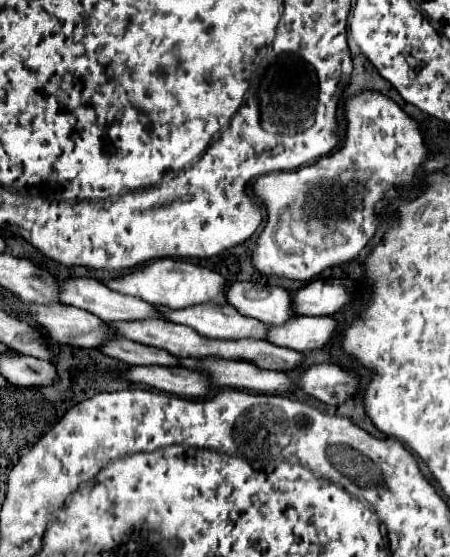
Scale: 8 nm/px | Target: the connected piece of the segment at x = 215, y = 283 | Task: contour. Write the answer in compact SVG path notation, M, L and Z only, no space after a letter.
M158 259L158 261L144 265L136 273L106 281L106 285L112 291L120 291L124 295L138 297L138 299L148 301L152 305L164 305L168 309L184 309L184 307L192 307L192 305L200 305L200 303L224 305L228 281L220 273L210 271L206 267L200 267L200 265L194 265L194 263L188 263L188 261Z

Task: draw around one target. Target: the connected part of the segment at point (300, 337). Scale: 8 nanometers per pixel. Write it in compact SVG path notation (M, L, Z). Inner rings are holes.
M294 317L284 325L268 329L268 341L296 351L322 349L336 331L332 317Z

